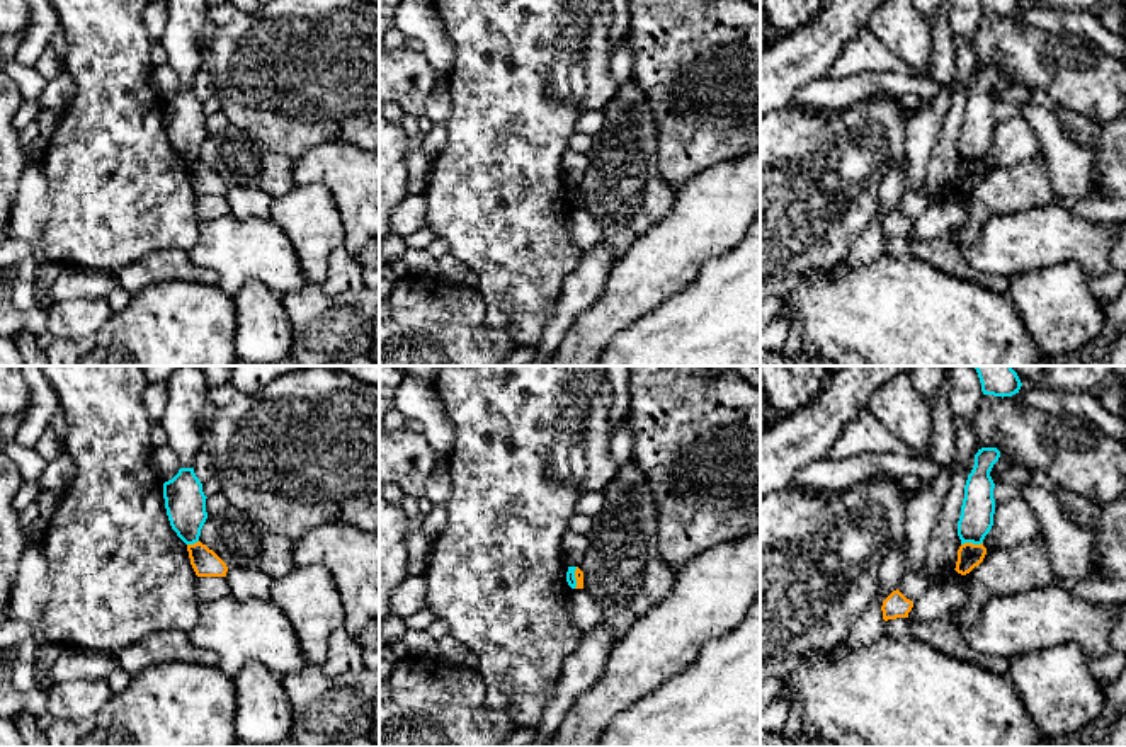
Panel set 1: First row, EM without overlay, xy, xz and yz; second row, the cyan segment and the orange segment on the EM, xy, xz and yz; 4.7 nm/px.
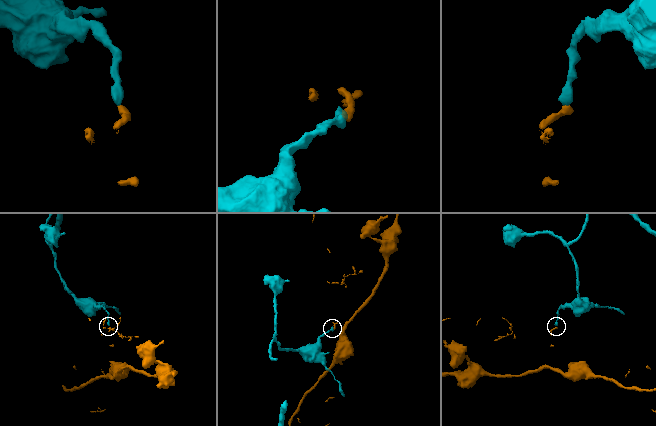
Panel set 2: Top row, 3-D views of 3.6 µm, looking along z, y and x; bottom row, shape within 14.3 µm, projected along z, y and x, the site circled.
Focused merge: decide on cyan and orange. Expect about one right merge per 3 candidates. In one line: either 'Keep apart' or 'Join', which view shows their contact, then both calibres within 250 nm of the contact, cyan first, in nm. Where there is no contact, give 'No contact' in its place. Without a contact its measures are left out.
Keep apart. Touches cyan in yz. Thickness 160 nm (cyan) against 120 nm

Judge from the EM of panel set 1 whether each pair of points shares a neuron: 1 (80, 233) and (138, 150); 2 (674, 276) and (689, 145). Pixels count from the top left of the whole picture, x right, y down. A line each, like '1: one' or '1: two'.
1: one
2: two

